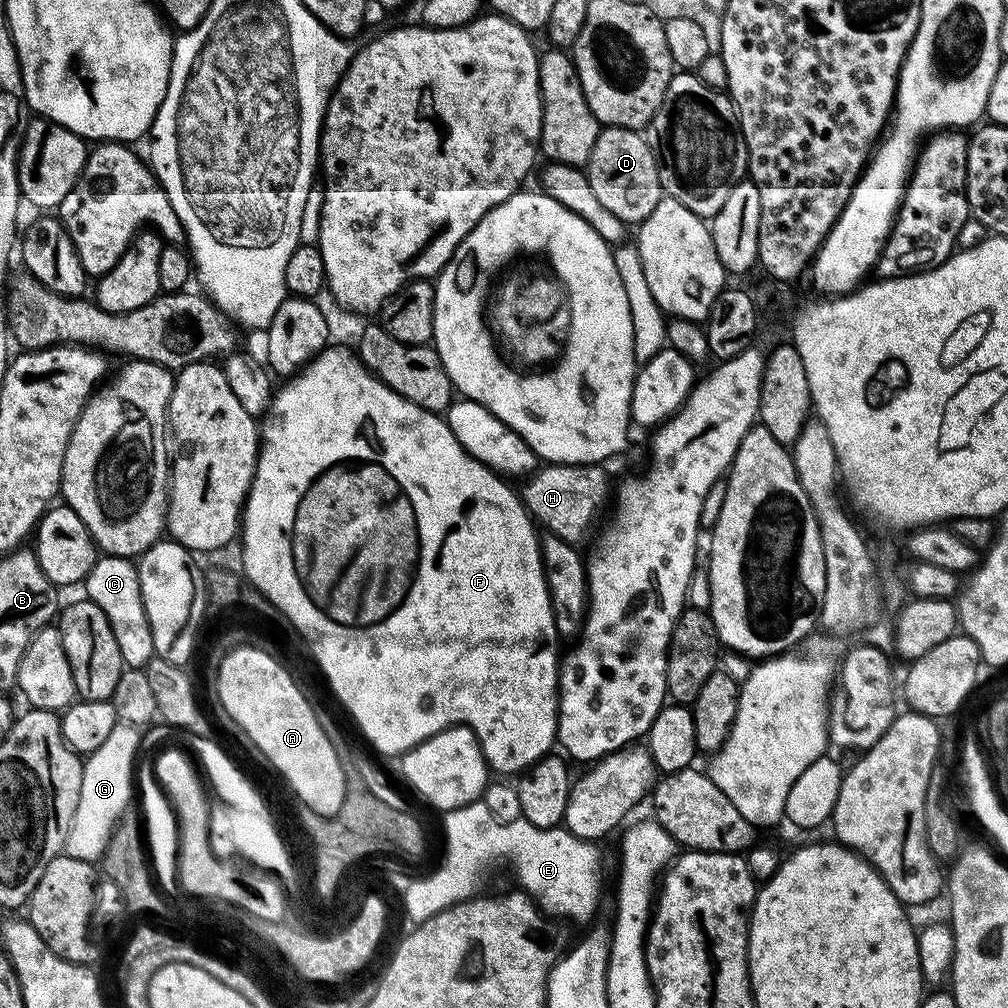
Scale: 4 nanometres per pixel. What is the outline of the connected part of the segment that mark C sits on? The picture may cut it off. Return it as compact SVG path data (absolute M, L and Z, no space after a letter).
M101 555L95 566L88 571L82 581L87 599L94 602L106 614L110 630L114 630L114 639L129 669L143 669L156 656L154 636L150 634L150 622L146 618L146 606L142 602L139 567L127 556Z

